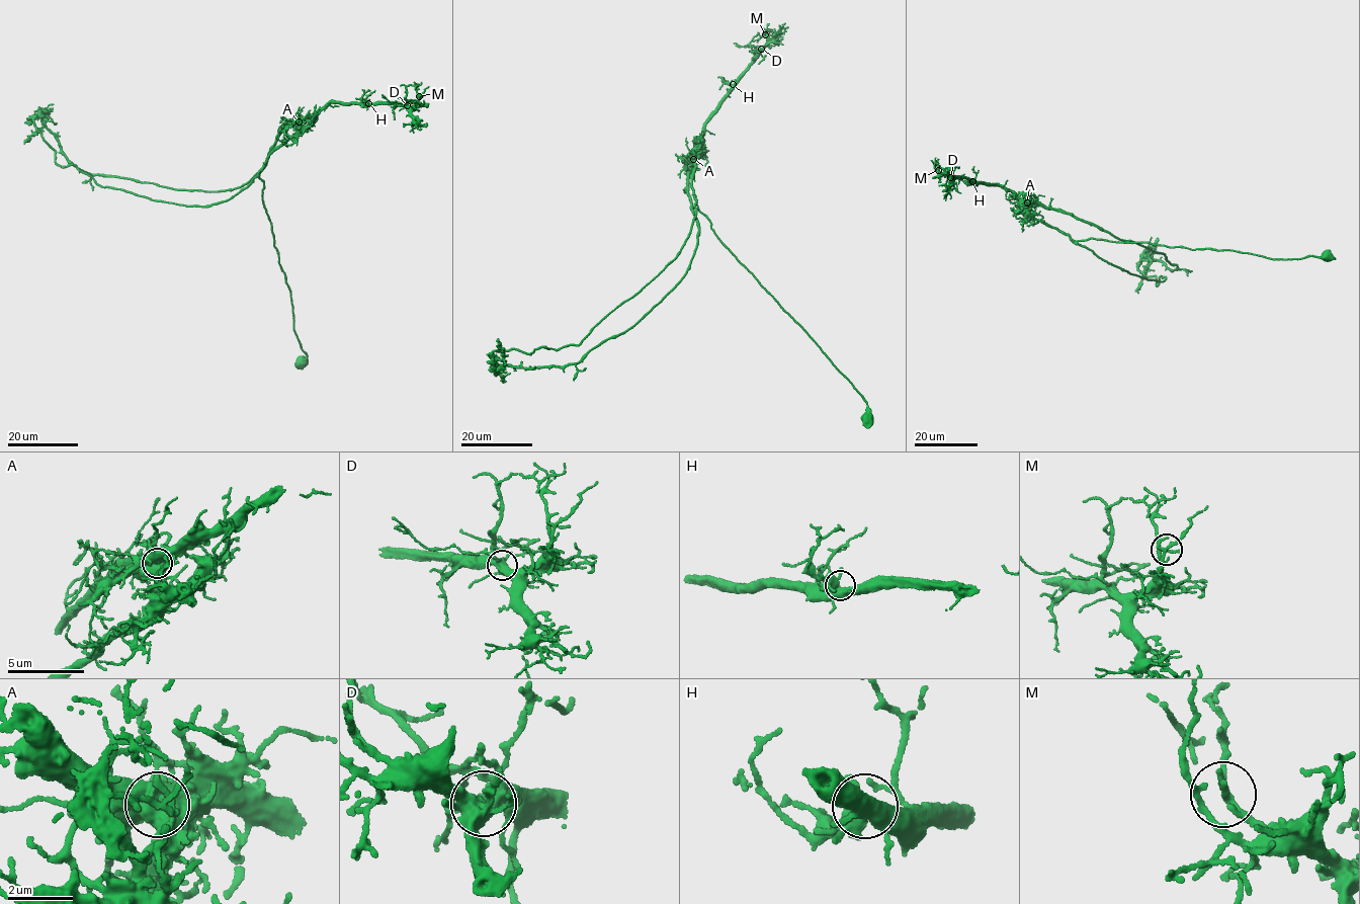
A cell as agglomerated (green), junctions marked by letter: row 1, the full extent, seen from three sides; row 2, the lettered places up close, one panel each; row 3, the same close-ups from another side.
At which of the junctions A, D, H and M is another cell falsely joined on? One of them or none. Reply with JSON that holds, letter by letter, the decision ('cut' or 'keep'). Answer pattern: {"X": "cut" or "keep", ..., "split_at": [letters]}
{"A": "cut", "D": "keep", "H": "keep", "M": "keep", "split_at": ["A"]}

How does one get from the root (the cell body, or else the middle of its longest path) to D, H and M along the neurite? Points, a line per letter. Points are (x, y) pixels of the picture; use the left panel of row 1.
D: (302, 359), (307, 356), (293, 329), (290, 292), (273, 244), (260, 170), (276, 148), (331, 100), (407, 105)
H: (302, 359), (307, 356), (293, 329), (290, 292), (273, 244), (259, 175), (276, 148), (331, 100), (368, 103)
M: (302, 359), (307, 356), (293, 329), (260, 170), (331, 100), (409, 106), (419, 96)

